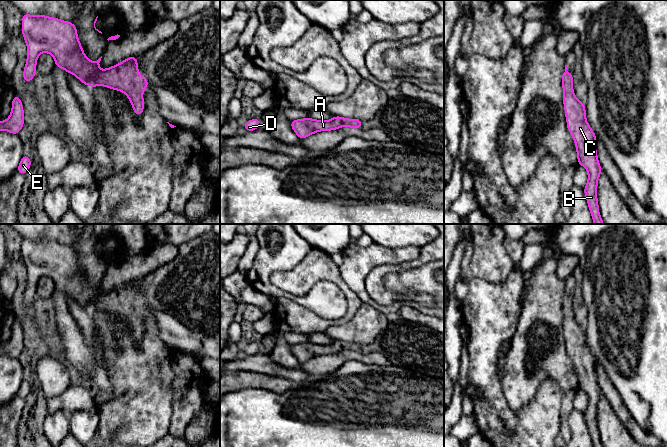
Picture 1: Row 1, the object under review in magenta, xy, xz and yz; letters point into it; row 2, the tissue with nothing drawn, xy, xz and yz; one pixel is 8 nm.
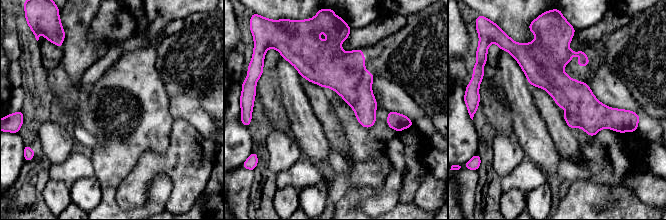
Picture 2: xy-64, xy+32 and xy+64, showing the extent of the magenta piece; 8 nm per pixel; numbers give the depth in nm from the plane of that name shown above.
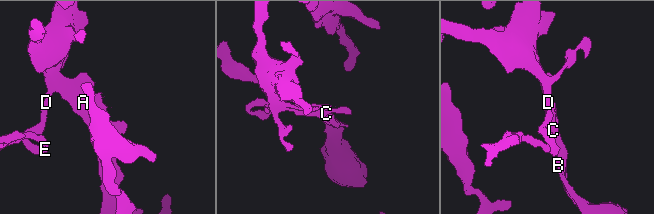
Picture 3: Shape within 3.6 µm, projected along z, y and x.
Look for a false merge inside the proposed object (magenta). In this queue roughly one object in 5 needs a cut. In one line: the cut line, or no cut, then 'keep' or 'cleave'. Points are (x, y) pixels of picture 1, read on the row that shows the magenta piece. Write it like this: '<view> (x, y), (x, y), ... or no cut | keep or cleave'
no cut | keep

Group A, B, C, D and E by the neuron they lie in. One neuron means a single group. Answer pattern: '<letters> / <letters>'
A B C D E

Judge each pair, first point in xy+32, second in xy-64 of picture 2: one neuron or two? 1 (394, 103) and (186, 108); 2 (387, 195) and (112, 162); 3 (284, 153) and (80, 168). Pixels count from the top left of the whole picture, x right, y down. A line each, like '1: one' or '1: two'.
1: one
2: one
3: two

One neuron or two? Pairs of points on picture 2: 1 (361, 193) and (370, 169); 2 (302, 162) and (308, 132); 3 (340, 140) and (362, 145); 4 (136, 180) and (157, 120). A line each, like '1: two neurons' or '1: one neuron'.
1: two neurons
2: two neurons
3: two neurons
4: two neurons

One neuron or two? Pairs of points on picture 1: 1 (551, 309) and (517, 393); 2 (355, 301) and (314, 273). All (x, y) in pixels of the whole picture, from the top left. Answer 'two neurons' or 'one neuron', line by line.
1: one neuron
2: one neuron

